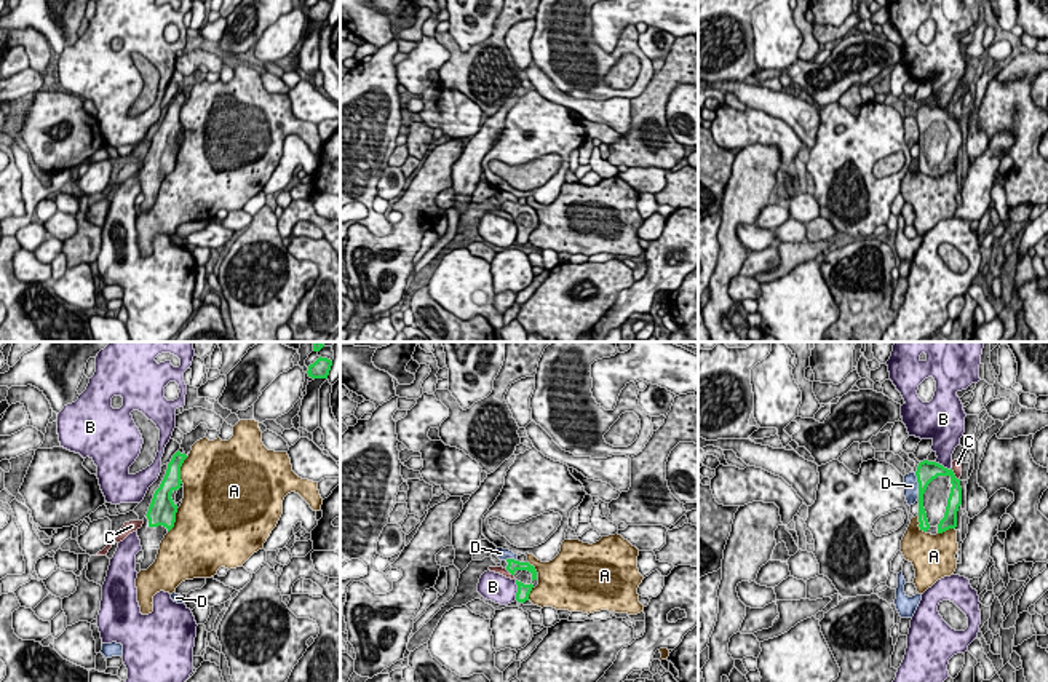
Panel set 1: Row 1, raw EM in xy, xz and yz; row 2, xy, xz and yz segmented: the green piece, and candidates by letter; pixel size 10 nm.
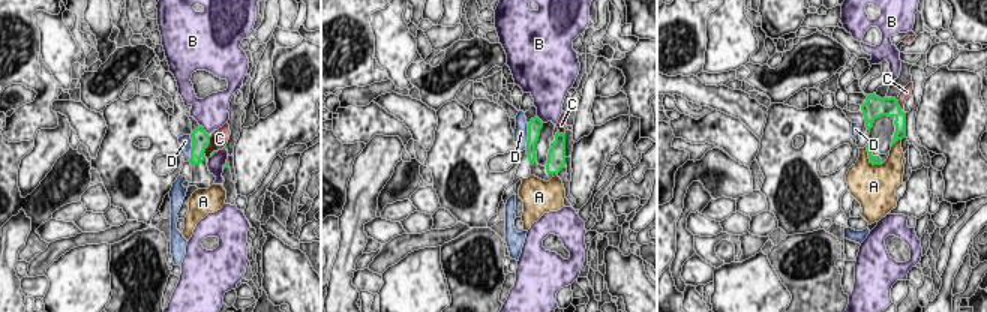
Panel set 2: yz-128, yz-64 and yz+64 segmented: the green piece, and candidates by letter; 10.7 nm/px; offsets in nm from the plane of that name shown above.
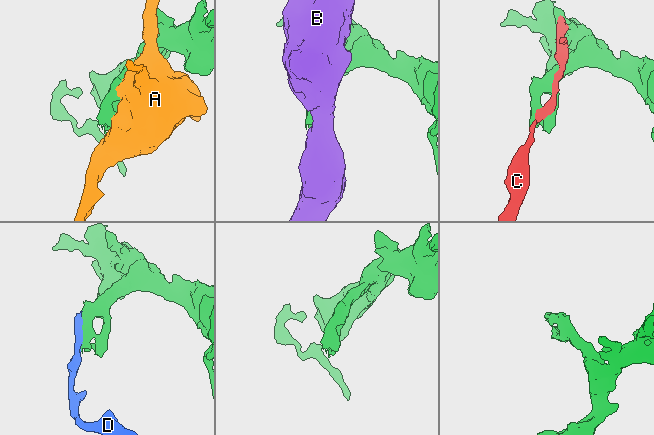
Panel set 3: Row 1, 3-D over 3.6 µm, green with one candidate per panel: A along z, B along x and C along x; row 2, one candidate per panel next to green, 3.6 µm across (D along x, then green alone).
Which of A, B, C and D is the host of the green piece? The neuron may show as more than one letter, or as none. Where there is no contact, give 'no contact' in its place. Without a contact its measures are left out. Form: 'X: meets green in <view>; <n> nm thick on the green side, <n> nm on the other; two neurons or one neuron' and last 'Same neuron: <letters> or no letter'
A: meets green in xy; 190 nm thick on the green side, 480 nm on the other; two neurons
B: meets green in xz; 130 nm thick on the green side, 280 nm on the other; two neurons
C: meets green in yz; 190 nm thick on the green side, 100 nm on the other; two neurons
D: meets green in yz; 200 nm thick on the green side, 160 nm on the other; two neurons
Same neuron: no letter

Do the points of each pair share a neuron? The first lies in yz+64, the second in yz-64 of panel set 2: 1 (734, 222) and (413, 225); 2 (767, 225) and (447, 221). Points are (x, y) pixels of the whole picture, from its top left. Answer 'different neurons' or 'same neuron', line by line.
1: same neuron
2: same neuron

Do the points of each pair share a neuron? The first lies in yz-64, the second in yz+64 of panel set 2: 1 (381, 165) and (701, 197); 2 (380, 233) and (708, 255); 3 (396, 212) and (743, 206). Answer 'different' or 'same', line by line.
1: same
2: different
3: different

